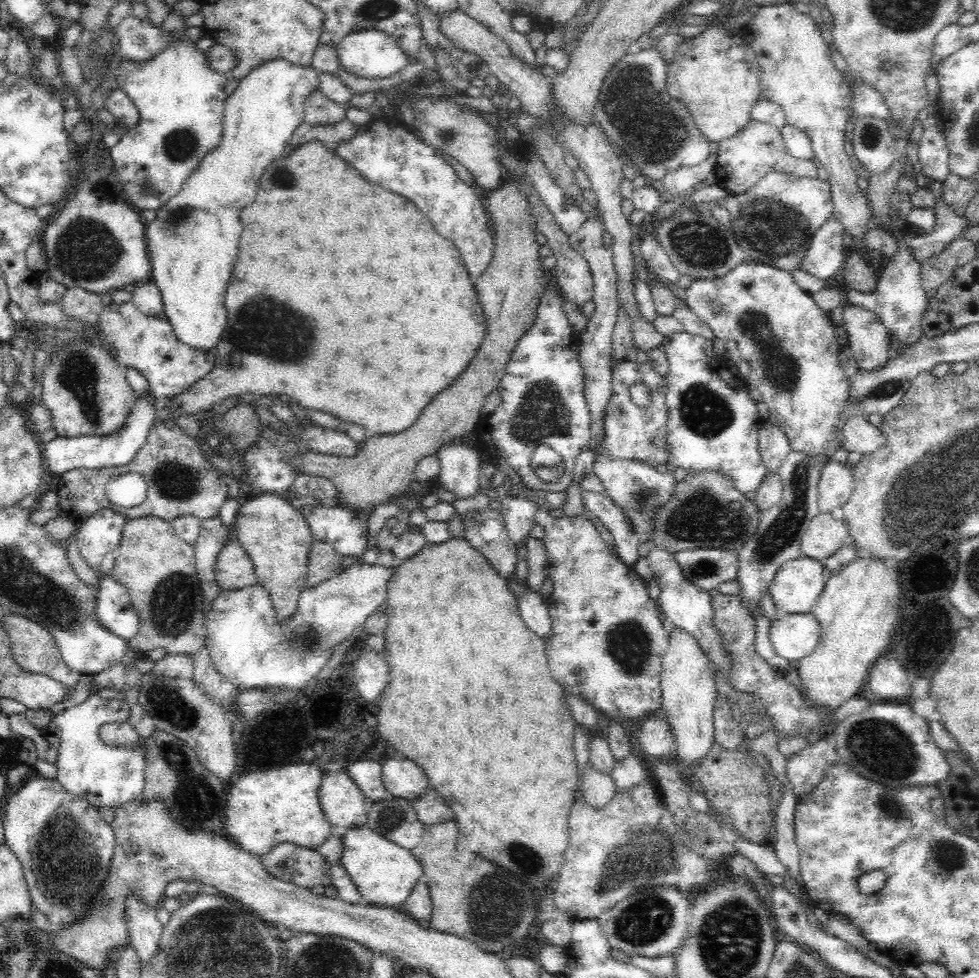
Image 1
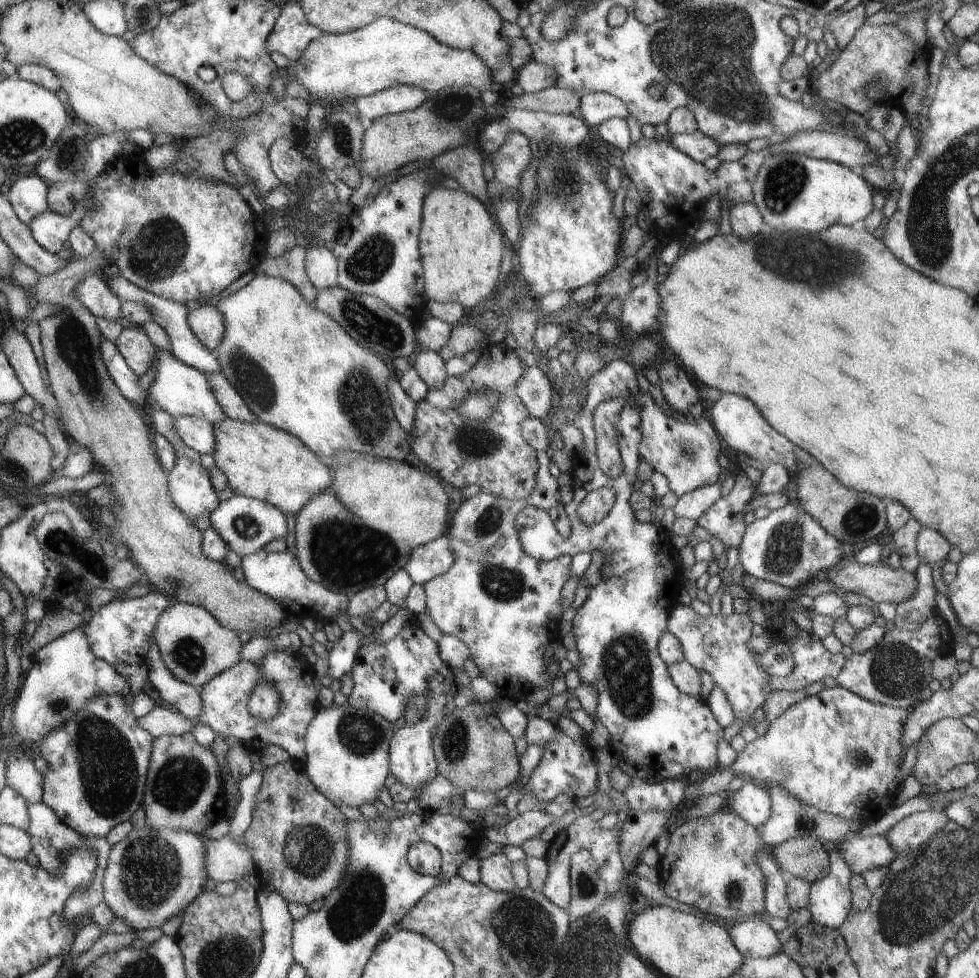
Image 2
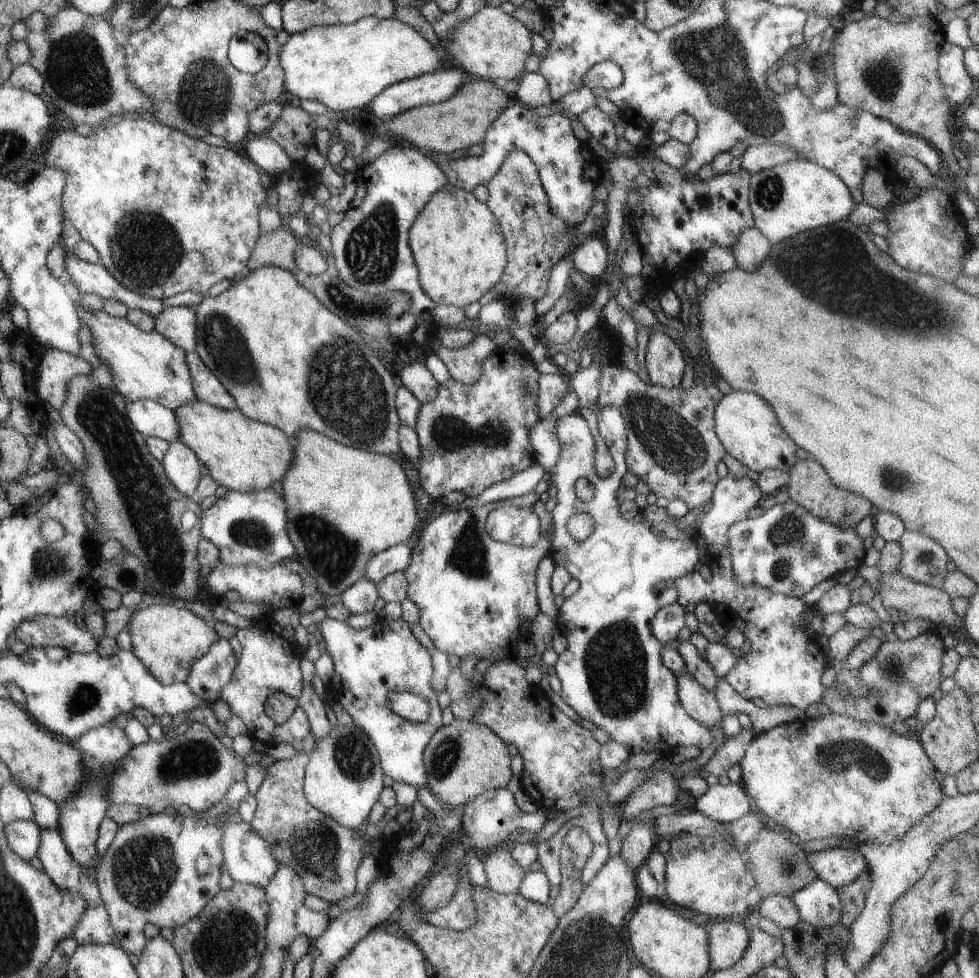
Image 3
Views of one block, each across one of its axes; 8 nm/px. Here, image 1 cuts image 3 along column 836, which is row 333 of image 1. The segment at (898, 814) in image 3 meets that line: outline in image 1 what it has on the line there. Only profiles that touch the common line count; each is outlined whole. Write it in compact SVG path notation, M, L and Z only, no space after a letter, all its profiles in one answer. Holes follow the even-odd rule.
M744 262L722 278L694 280L686 288L684 300L688 308L714 332L714 336L726 344L726 358L730 362L750 362L746 384L760 390L762 402L776 416L778 426L788 436L790 450L814 458L818 468L824 468L826 462L842 448L836 440L836 422L850 390L850 378L844 376L842 362L838 360L842 344L838 342L830 314L818 308L814 296L798 288L792 272L760 262Z

